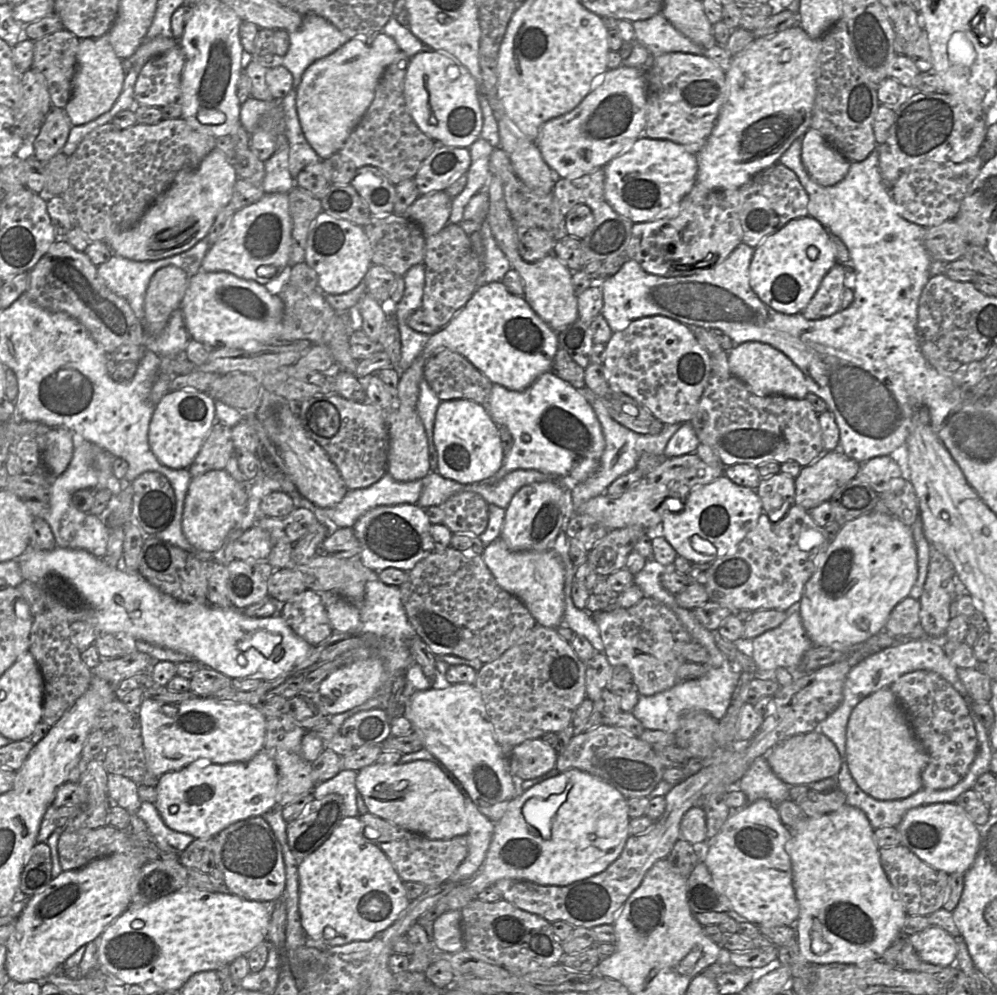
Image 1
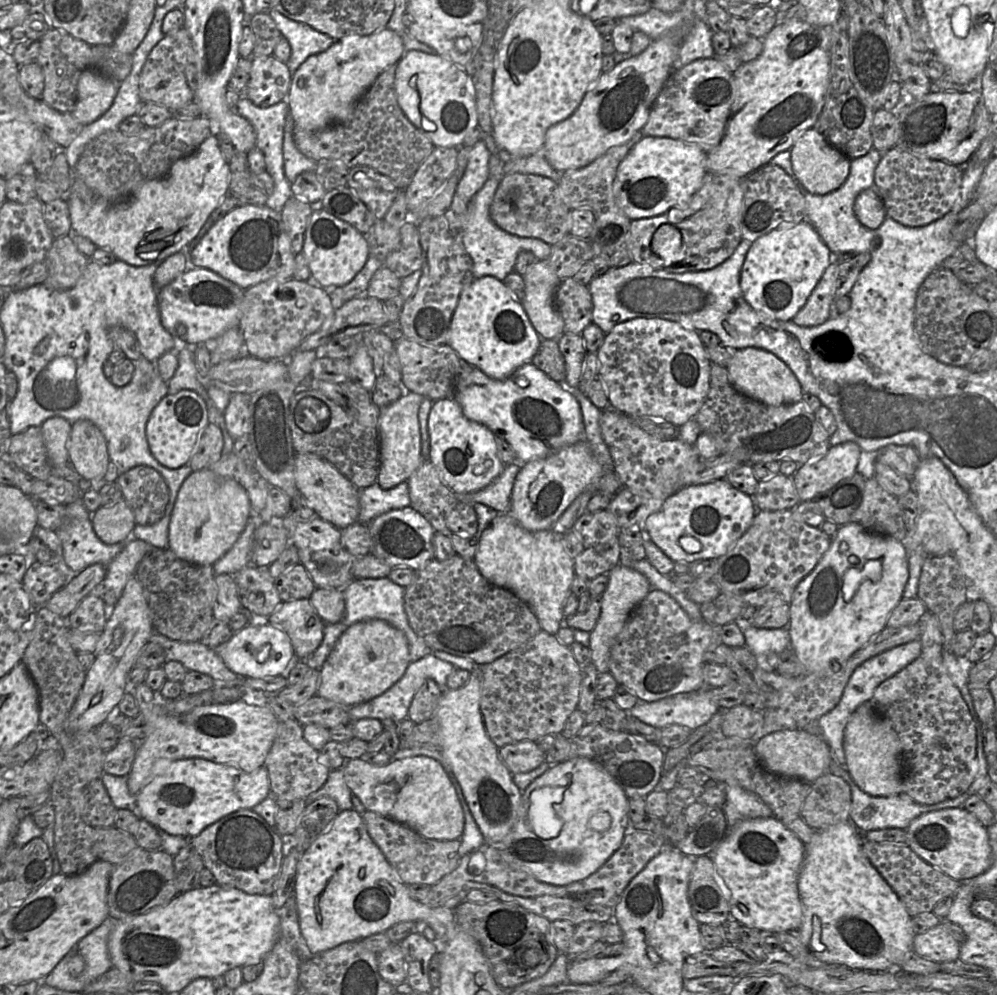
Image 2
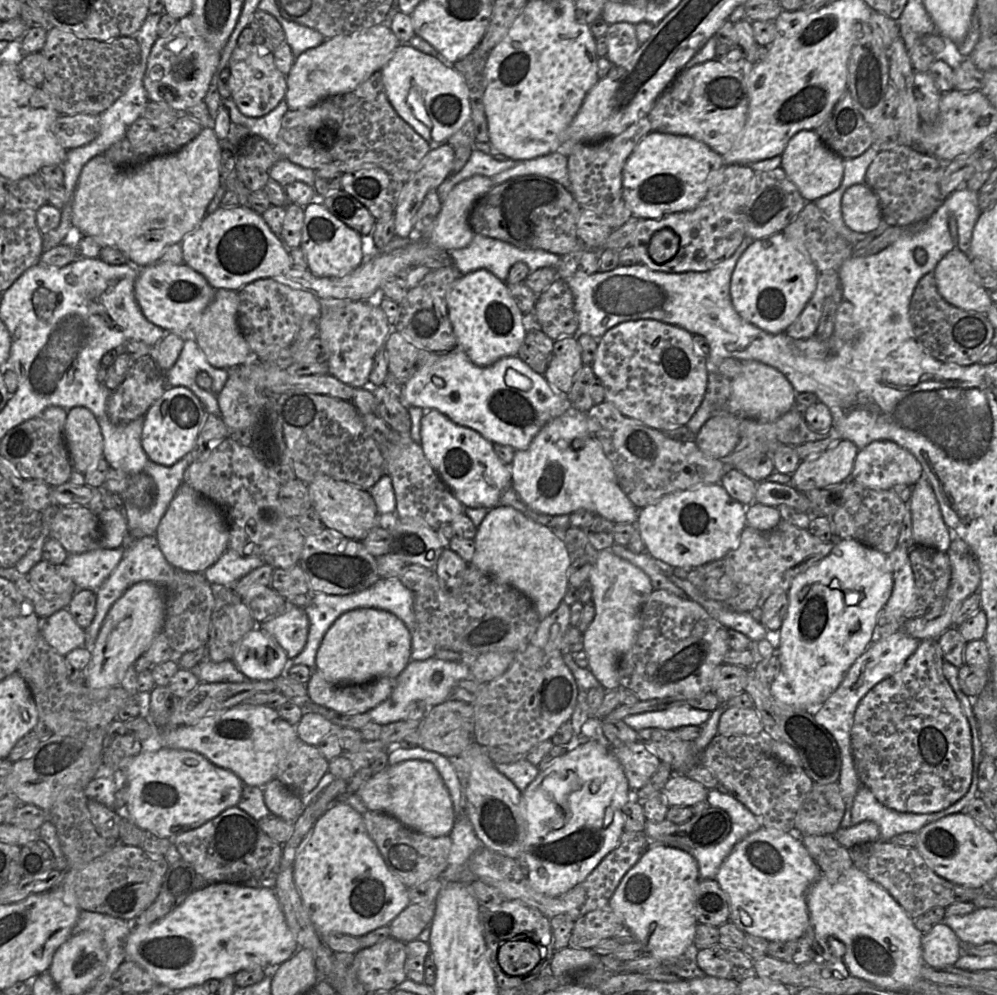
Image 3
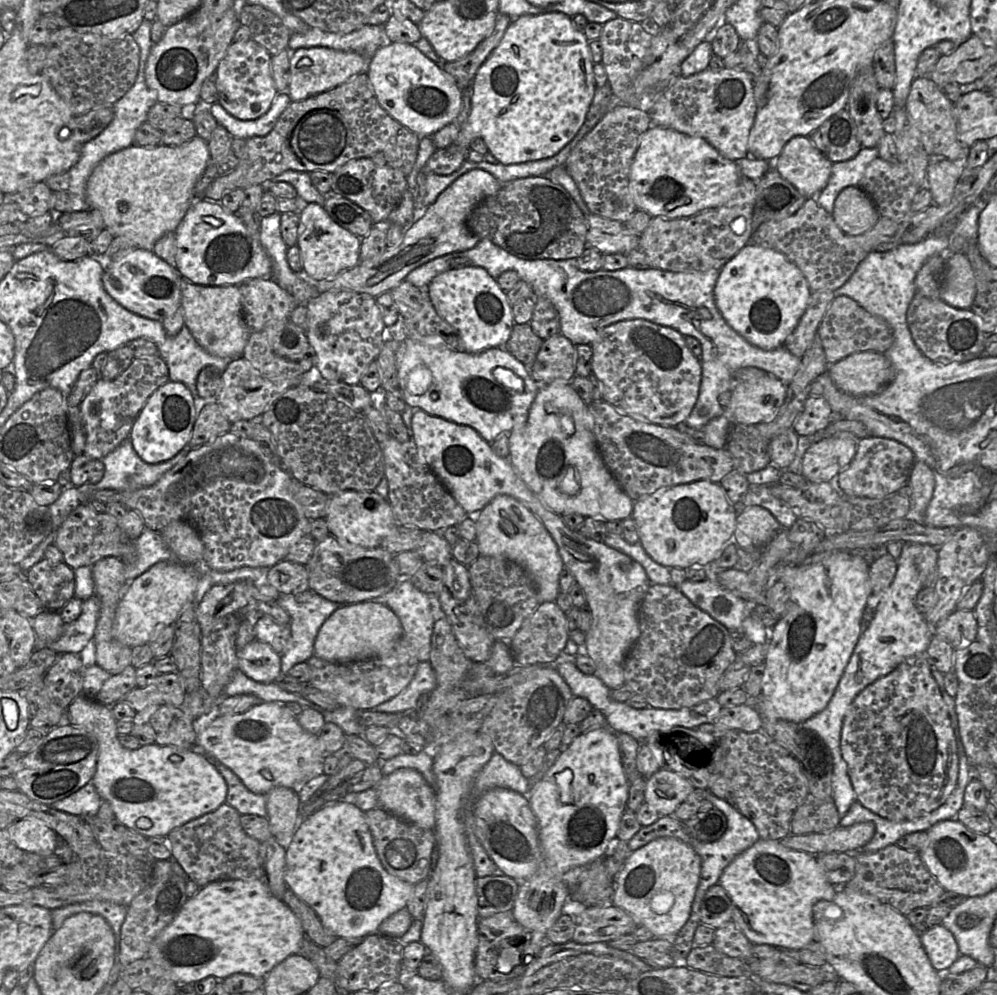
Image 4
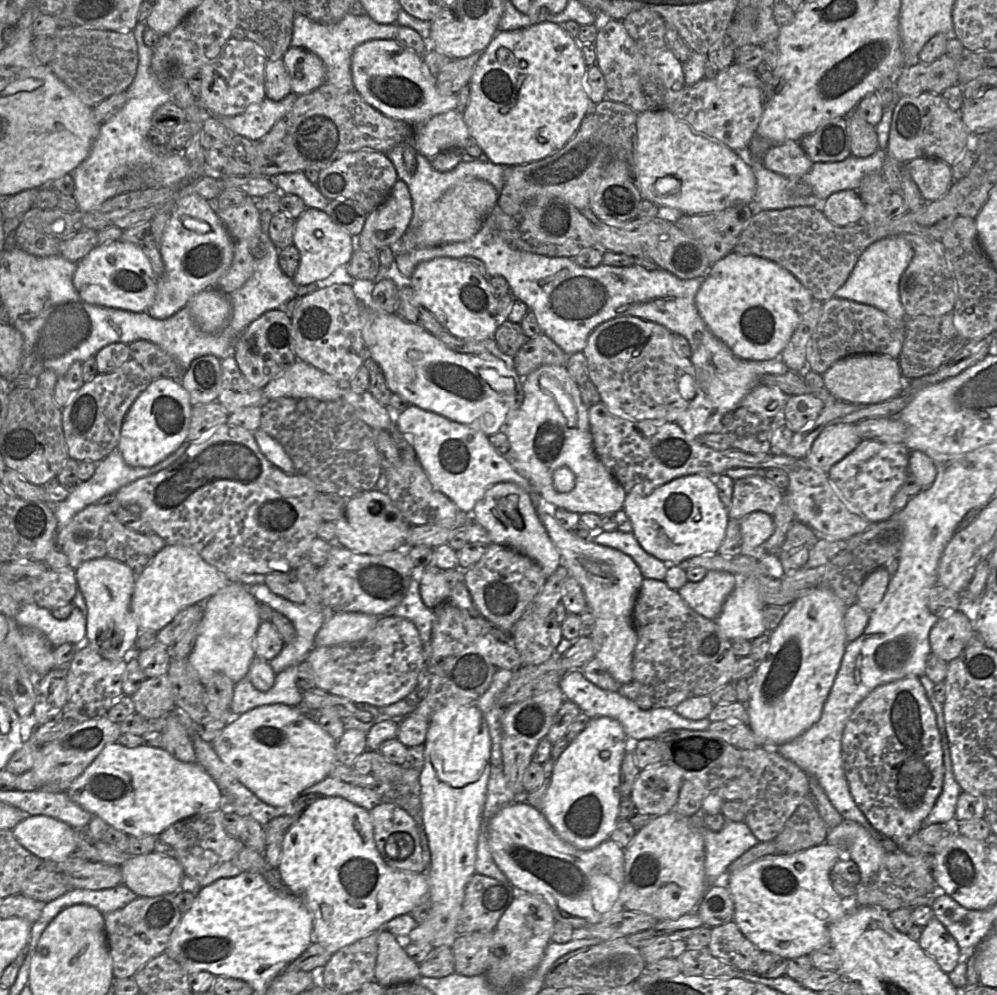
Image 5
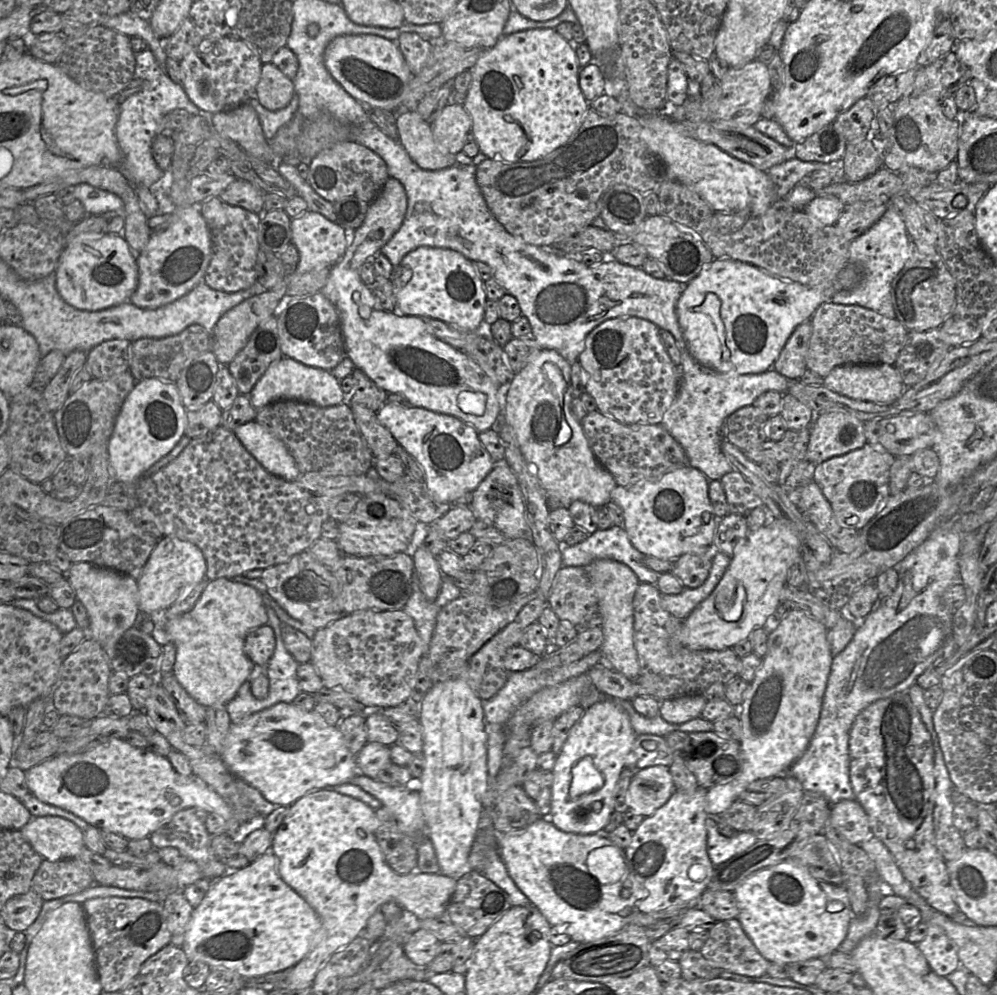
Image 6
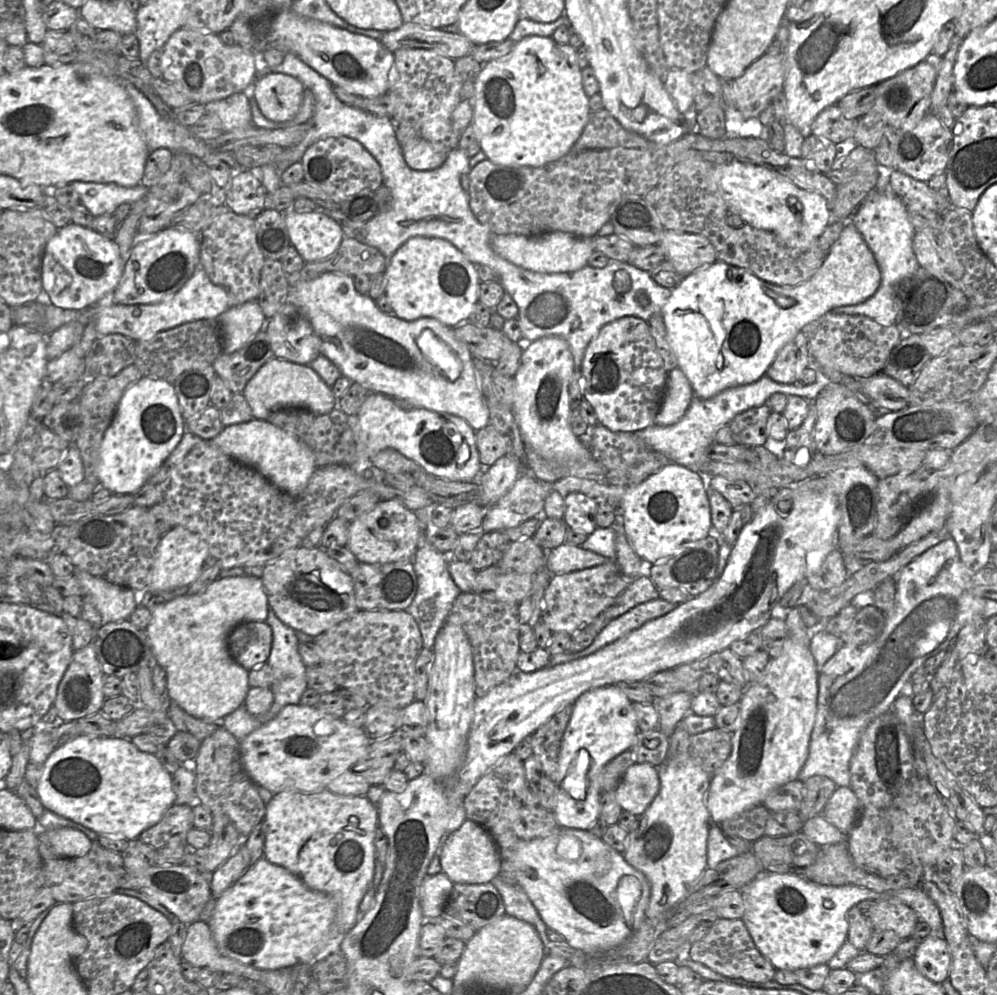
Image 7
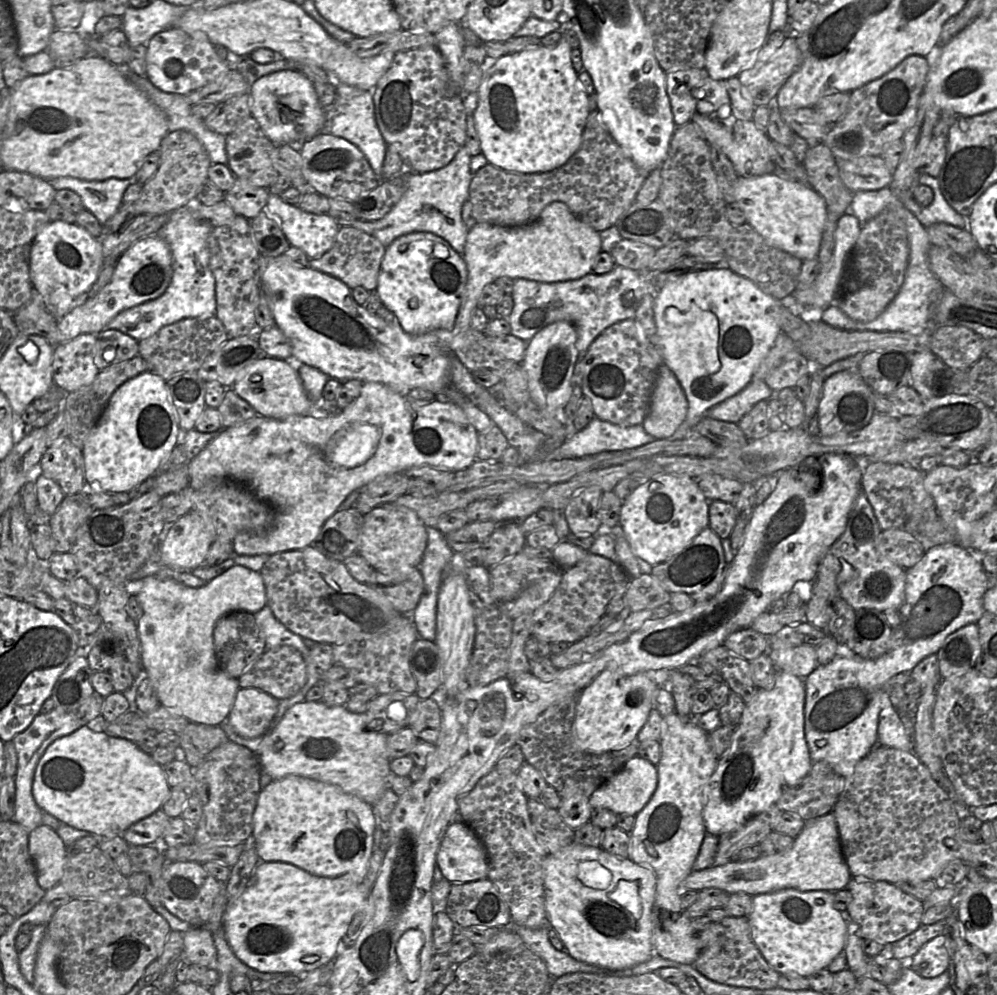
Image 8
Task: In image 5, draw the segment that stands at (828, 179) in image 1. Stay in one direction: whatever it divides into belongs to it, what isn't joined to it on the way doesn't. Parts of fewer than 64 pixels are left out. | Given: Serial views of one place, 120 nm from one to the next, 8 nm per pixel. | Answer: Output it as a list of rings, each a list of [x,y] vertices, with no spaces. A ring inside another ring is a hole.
[[[788,141],[769,148],[762,157],[762,164],[766,169],[789,179],[800,179],[814,163],[799,141]]]

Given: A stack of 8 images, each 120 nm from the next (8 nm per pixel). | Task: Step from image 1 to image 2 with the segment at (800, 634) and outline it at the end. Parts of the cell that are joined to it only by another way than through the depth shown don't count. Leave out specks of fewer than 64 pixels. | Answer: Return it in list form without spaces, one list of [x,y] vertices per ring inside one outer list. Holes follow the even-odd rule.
[[[736,619],[746,639],[746,646],[755,656],[767,655],[770,652],[782,653],[791,647],[791,639],[787,627],[757,628],[751,622]]]

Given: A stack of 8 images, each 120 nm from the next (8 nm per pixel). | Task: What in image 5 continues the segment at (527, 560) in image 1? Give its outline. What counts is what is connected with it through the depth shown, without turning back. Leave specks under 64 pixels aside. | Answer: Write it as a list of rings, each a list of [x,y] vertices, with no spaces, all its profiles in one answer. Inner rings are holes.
[[[499,482],[490,487],[473,508],[476,518],[489,532],[492,543],[515,549],[537,562],[550,577],[560,566],[561,556],[550,539],[530,495],[511,482]]]

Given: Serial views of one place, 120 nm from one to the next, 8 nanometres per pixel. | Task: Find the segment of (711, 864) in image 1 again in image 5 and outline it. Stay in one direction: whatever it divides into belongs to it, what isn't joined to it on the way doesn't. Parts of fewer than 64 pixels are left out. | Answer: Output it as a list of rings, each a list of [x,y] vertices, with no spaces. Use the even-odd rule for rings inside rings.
[[[823,843],[818,846],[799,851],[791,855],[766,856],[742,868],[738,872],[731,874],[729,876],[729,882],[727,887],[730,890],[734,901],[734,922],[738,926],[741,933],[761,952],[776,954],[788,960],[800,956],[809,955],[815,949],[830,942],[832,926],[840,919],[842,919],[852,908],[851,901],[849,899],[843,899],[841,896],[839,896],[830,882],[830,874],[833,869],[833,865],[836,864],[840,856],[846,852],[847,849],[844,846]]]

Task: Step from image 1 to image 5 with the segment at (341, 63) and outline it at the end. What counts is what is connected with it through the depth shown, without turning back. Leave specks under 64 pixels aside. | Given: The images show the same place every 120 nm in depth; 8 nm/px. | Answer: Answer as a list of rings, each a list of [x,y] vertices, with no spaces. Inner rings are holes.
[[[290,46],[282,60],[290,75],[292,92],[303,95],[325,82],[326,68],[321,58],[301,47]]]

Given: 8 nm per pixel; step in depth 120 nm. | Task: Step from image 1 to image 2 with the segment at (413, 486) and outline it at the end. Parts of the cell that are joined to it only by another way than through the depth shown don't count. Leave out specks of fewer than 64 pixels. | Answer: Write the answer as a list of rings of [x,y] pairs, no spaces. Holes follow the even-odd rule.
[[[377,482],[361,489],[359,493],[358,522],[369,524],[375,517],[394,509],[410,505],[409,486],[402,482],[390,489],[383,489]]]

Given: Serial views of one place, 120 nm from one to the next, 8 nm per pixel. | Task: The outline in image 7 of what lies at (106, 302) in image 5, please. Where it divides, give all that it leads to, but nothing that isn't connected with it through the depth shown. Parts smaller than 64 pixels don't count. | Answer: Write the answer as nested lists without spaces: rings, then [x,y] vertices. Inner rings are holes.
[[[74,223],[58,229],[46,246],[42,262],[42,286],[45,301],[64,309],[83,310],[95,305],[105,295],[112,294],[123,273],[123,263],[114,239],[108,238],[90,228]]]

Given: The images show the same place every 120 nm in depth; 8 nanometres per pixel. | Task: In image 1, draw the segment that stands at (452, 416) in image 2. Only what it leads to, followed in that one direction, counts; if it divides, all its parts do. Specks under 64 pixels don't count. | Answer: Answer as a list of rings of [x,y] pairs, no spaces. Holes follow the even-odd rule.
[[[472,400],[440,402],[436,411],[433,440],[438,455],[437,472],[461,484],[478,483],[491,477],[504,461],[498,425],[485,406]]]

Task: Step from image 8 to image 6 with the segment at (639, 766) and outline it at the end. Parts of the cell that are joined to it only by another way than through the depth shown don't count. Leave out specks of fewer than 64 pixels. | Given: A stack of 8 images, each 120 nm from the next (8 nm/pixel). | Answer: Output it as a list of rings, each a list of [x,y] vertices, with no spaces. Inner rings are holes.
[[[669,767],[637,769],[628,788],[626,803],[634,812],[648,817],[662,807],[675,791]]]

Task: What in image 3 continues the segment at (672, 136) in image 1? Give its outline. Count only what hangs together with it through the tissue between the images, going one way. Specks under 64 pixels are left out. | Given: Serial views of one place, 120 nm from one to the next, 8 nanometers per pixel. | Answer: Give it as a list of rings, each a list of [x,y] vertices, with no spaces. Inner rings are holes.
[[[715,59],[682,70],[647,115],[651,132],[689,136],[724,155],[742,131],[748,112],[747,71],[736,71]]]

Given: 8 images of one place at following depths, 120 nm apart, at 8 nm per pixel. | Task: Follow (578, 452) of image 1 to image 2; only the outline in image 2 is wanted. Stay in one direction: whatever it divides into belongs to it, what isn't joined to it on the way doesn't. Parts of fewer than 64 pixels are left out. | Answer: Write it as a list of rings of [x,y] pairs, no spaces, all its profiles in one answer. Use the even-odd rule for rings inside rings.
[[[527,362],[503,380],[493,379],[474,366],[464,369],[456,379],[453,398],[460,404],[463,414],[470,420],[487,426],[497,437],[503,437],[517,454],[517,461],[525,463],[543,458],[559,449],[585,438],[580,404],[574,391],[564,383],[550,378],[532,362]]]

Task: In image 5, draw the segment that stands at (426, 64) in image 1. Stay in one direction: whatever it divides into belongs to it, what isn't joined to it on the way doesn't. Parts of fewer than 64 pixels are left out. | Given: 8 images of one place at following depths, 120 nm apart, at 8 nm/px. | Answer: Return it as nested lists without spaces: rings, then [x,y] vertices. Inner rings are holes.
[[[372,39],[359,44],[351,58],[354,88],[369,105],[393,119],[420,126],[433,116],[457,109],[458,96],[441,95],[434,77],[413,49],[397,39]]]

